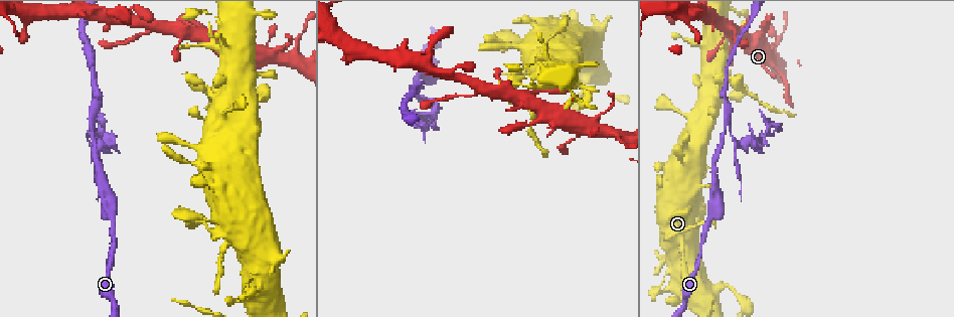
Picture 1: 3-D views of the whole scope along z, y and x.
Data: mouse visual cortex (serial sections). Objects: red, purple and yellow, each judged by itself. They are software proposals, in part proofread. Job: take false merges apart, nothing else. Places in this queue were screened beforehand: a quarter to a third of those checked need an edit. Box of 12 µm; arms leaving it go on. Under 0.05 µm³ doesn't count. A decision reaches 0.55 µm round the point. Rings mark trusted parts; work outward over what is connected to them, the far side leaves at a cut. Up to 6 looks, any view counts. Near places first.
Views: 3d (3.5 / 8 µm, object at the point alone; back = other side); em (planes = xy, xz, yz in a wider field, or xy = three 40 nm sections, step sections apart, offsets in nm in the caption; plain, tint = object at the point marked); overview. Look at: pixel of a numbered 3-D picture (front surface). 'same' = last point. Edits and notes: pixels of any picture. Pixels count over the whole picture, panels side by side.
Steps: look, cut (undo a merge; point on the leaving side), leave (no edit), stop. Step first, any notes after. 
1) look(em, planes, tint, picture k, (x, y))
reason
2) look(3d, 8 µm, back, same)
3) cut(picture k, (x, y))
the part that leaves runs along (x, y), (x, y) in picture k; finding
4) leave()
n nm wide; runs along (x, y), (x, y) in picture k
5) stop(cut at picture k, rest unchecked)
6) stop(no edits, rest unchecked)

look(3d, 3.5 µm, picture 1, (191, 77))
abrupt turn

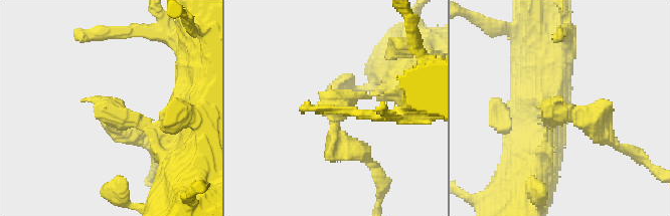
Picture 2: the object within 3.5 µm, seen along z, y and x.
look(em, xy, step 1, tint, picture 2, (560, 113))

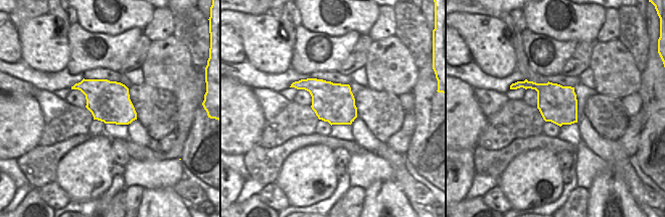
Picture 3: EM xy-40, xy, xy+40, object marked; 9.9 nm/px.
leave()
runs along (546, 152), (557, 112), (606, 140) in picture 2; all the same cell

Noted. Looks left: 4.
look(3d, 3.5 µm, picture 1, (269, 54))
small branch off a trunk

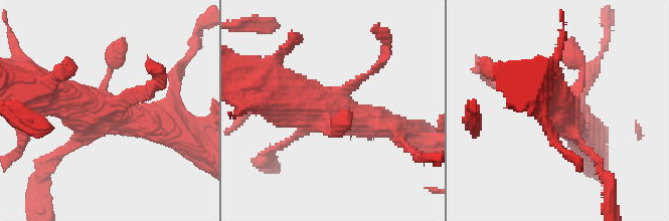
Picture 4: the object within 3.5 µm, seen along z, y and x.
look(em, xy, step 1, tint, picture 4, (334, 99))

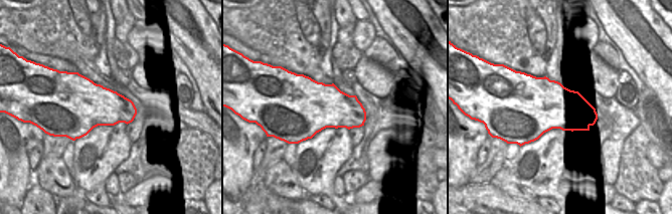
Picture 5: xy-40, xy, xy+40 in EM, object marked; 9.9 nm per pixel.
leave()
runs along (282, 92), (322, 114), (384, 59) in picture 4; all the same cell

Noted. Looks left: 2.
look(3d, 3.5 µm, back, picture 1, (727, 122))

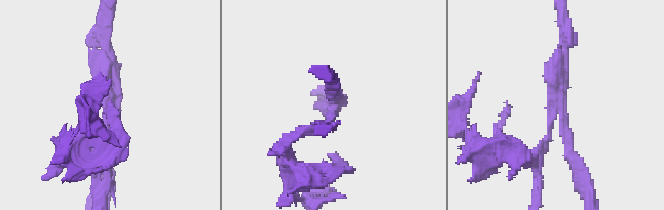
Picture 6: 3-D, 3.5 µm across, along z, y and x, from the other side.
look(em, xy, step 5, tint, picture 6, (334, 104))
3 arms; arms of 100, 200, 250 nm

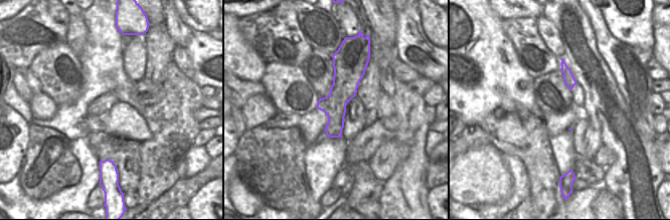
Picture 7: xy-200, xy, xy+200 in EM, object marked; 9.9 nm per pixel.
cut(picture 6, (93, 148))
the part that leaves runs along (106, 122), (62, 146) in picture 6; a second cell is stuck on

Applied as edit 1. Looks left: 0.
stop(cut at picture 6, rest unchecked)

